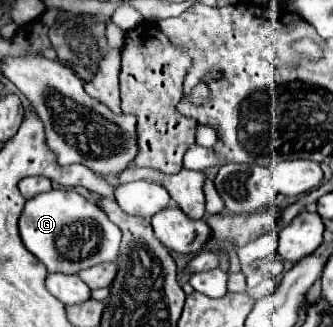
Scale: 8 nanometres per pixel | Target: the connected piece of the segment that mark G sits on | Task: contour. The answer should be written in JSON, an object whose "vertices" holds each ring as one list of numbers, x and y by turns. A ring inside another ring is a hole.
{"vertices":[[52,189,26,201,26,207,20,217,20,235,26,249,46,265,48,273,68,273,68,275,76,275,78,271,88,269,92,265,118,261,122,239,122,231,108,219,108,215,94,201,86,199,74,189]]}

